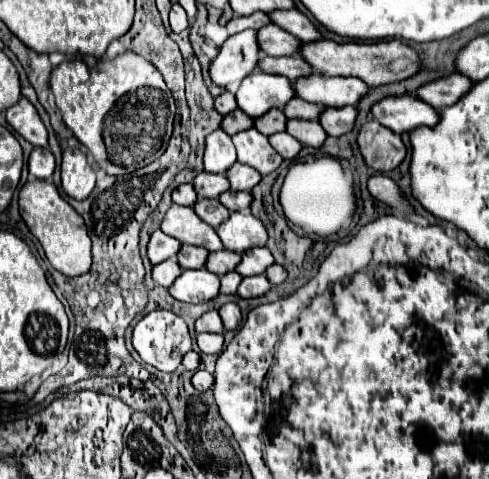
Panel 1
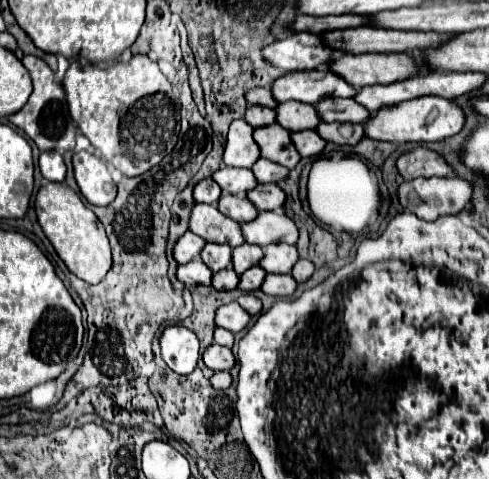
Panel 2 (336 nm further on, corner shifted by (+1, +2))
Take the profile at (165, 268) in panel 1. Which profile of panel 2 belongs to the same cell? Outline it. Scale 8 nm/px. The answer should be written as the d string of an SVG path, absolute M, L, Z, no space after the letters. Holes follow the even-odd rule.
M195 257L193 261L189 261L185 265L179 265L177 277L189 287L191 285L211 285L213 271L207 265L203 265L203 261L199 257Z

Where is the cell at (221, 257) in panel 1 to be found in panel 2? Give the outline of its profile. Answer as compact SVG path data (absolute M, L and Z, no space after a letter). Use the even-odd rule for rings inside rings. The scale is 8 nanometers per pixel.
M243 243L243 245L235 247L233 249L233 269L235 269L235 273L241 275L241 273L245 273L245 269L259 265L261 255L263 255L263 249L257 247L257 245Z

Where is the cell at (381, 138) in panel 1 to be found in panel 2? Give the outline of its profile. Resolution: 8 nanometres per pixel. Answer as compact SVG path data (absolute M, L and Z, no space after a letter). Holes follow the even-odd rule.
M417 147L397 159L397 169L403 179L417 179L417 177L449 177L453 175L453 167L435 151Z

